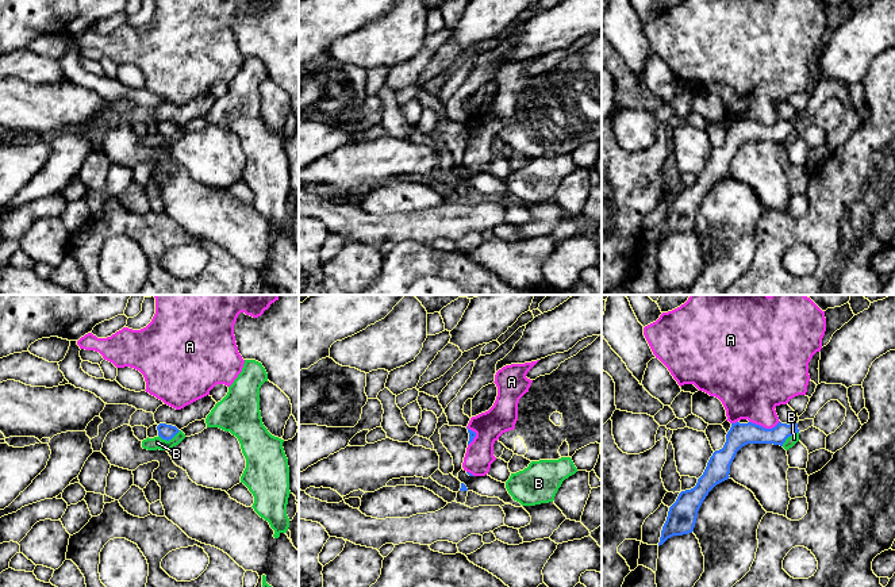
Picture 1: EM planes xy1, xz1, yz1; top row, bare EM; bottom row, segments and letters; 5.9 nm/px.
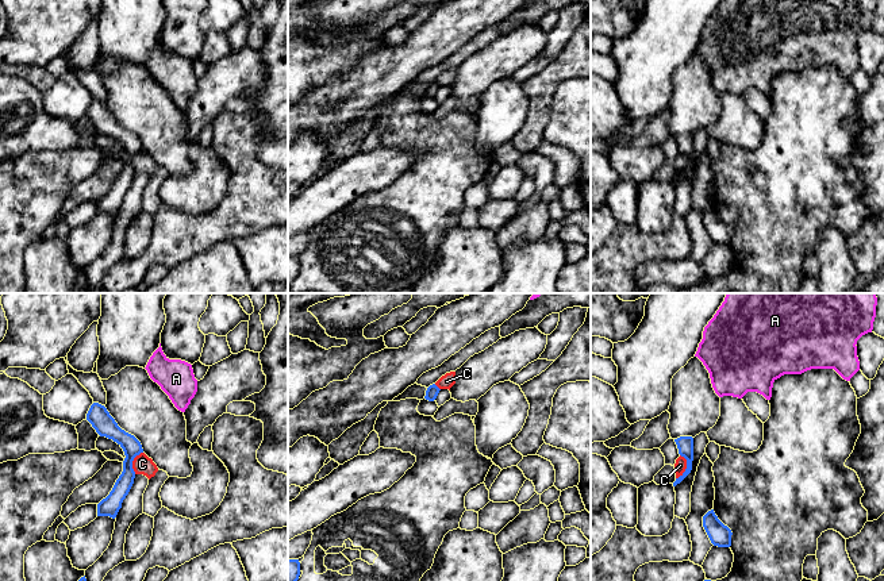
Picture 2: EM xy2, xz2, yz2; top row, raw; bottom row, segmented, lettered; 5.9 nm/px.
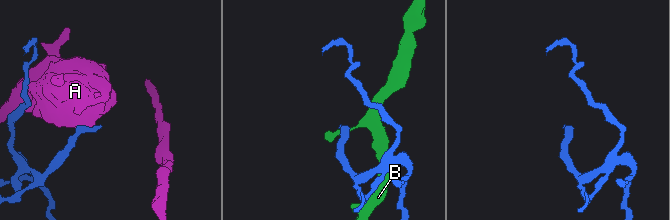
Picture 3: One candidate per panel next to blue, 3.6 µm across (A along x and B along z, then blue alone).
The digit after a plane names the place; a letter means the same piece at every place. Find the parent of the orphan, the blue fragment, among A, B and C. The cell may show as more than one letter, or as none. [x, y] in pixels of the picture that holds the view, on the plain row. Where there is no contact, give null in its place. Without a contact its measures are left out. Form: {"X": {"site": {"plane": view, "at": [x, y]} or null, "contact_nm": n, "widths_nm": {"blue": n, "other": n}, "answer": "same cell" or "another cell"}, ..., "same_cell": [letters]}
{"A": {"site": {"plane": "yz1", "at": [764, 125]}, "contact_nm": 180, "widths_nm": {"blue": 140, "other": 360}, "answer": "another cell"}, "B": {"site": {"plane": "xy1", "at": [169, 135]}, "contact_nm": 140, "widths_nm": {"blue": 100, "other": 80}, "answer": "another cell"}, "C": {"site": {"plane": "yz2", "at": [687, 164]}, "contact_nm": 150, "widths_nm": {"blue": 100, "other": 70}, "answer": "another cell"}, "same_cell": []}

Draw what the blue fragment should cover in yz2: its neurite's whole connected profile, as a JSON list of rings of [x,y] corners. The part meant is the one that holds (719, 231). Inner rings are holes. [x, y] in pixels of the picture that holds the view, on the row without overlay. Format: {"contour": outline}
{"contour": [[[714,207],[708,208],[703,213],[703,224],[714,243],[718,243],[718,245],[730,245],[731,243],[733,230],[727,223],[725,223],[718,216]]]}

